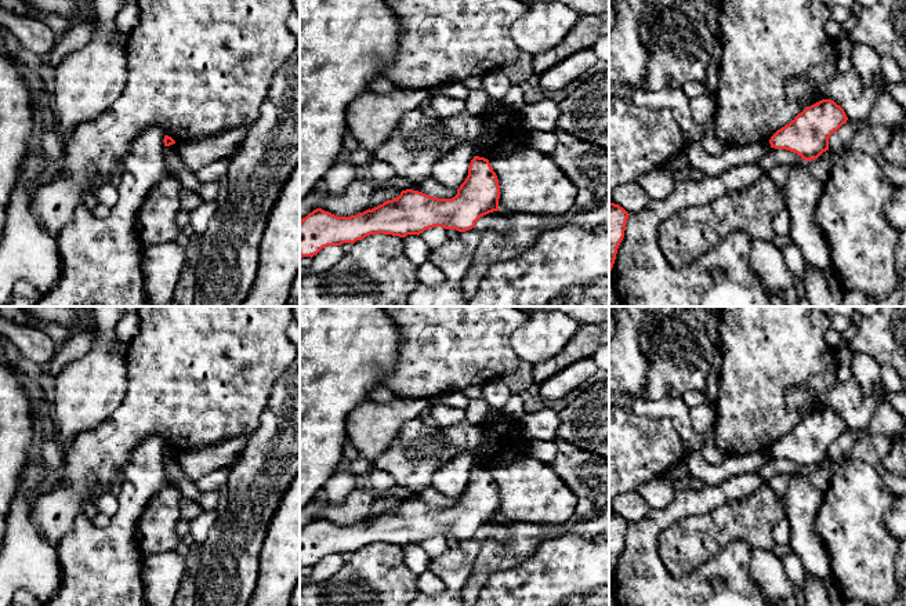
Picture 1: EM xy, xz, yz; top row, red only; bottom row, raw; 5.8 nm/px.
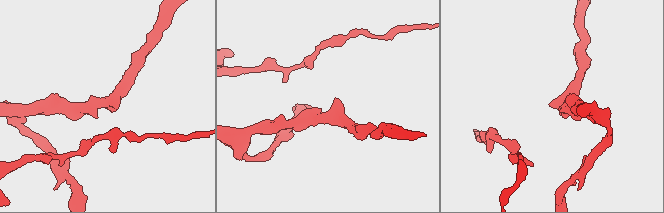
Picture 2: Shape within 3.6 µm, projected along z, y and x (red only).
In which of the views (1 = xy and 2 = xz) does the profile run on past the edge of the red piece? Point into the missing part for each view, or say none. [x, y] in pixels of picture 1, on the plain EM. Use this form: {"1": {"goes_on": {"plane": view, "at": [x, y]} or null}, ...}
{"1": {"goes_on": null}, "2": {"goes_on": null}}

